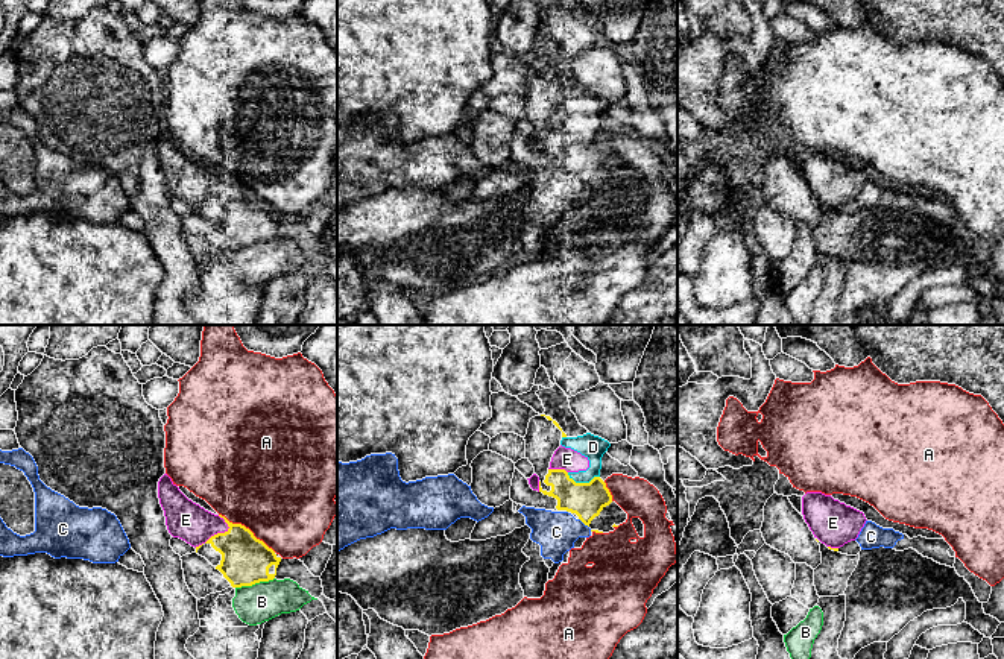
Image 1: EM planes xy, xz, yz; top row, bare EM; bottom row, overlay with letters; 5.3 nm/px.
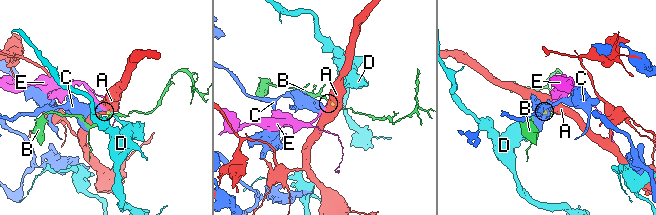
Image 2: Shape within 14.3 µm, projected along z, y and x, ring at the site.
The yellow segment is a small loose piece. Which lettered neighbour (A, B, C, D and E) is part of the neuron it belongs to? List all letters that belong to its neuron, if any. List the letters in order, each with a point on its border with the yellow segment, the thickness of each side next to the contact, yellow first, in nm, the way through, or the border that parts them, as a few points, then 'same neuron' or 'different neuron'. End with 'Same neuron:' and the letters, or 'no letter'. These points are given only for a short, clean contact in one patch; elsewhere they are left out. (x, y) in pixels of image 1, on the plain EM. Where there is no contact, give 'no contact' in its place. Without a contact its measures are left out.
A: meets yellow in xy at (248, 189); 260 nm thick on the yellow side, 500 nm on the other; different neuron
B: meets yellow in xy at (254, 243); 260 nm thick on the yellow side, 200 nm on the other; border along xy (274, 237), (236, 248); different neuron
C: meets yellow in xz at (584, 182); 190 nm thick on the yellow side, 220 nm on the other; different neuron
D: meets yellow in xz at (584, 143); 190 nm thick on the yellow side, 130 nm on the other; different neuron
E: meets yellow in xy at (217, 193); 260 nm thick on the yellow side, 200 nm on the other; different neuron
Same neuron: no letter

